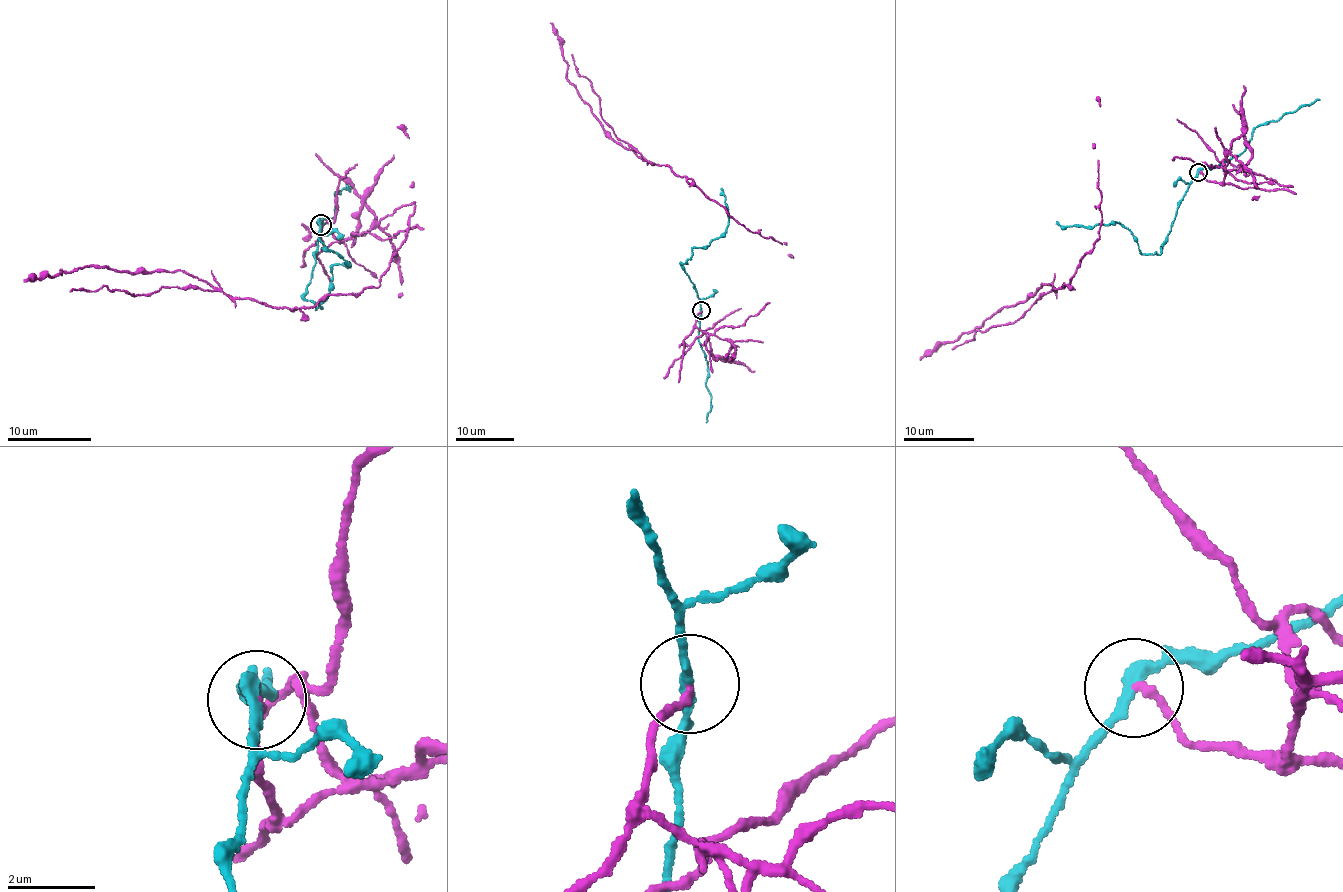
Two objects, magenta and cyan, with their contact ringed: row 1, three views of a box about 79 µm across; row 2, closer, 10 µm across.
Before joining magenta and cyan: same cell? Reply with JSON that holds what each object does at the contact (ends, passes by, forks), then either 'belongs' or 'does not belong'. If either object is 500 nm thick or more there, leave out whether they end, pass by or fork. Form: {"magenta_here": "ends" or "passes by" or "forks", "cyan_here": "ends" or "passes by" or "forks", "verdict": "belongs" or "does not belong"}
{"magenta_here": "ends", "cyan_here": "passes by", "verdict": "does not belong"}

